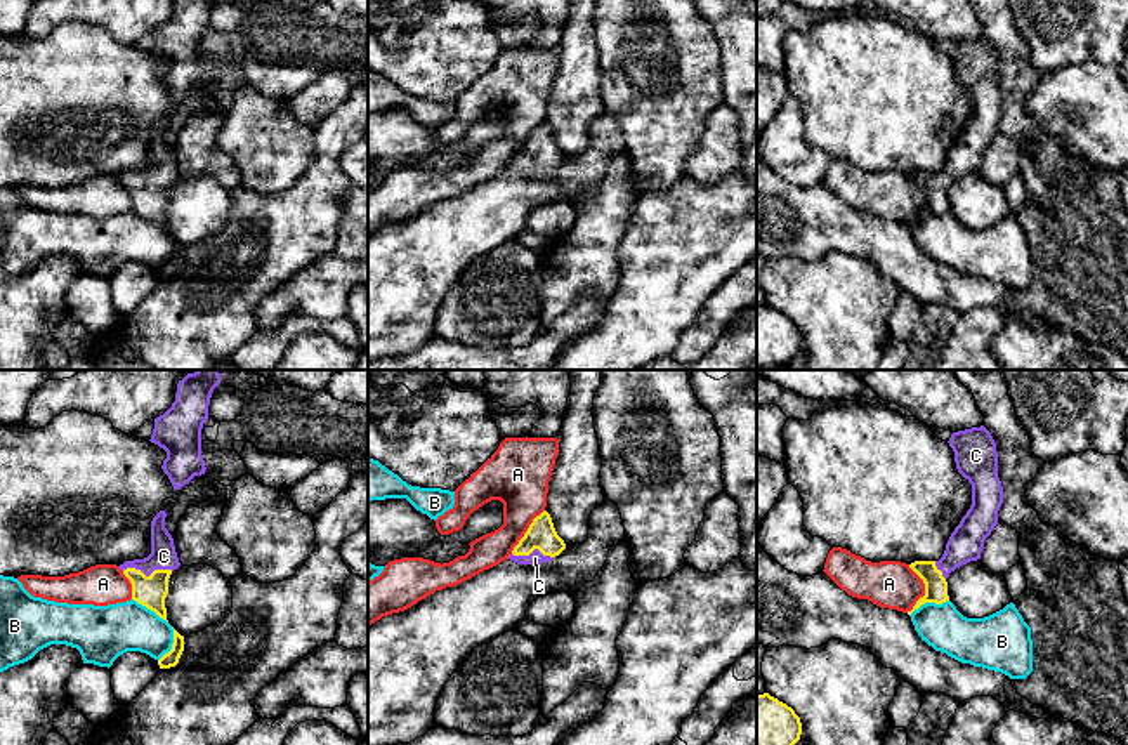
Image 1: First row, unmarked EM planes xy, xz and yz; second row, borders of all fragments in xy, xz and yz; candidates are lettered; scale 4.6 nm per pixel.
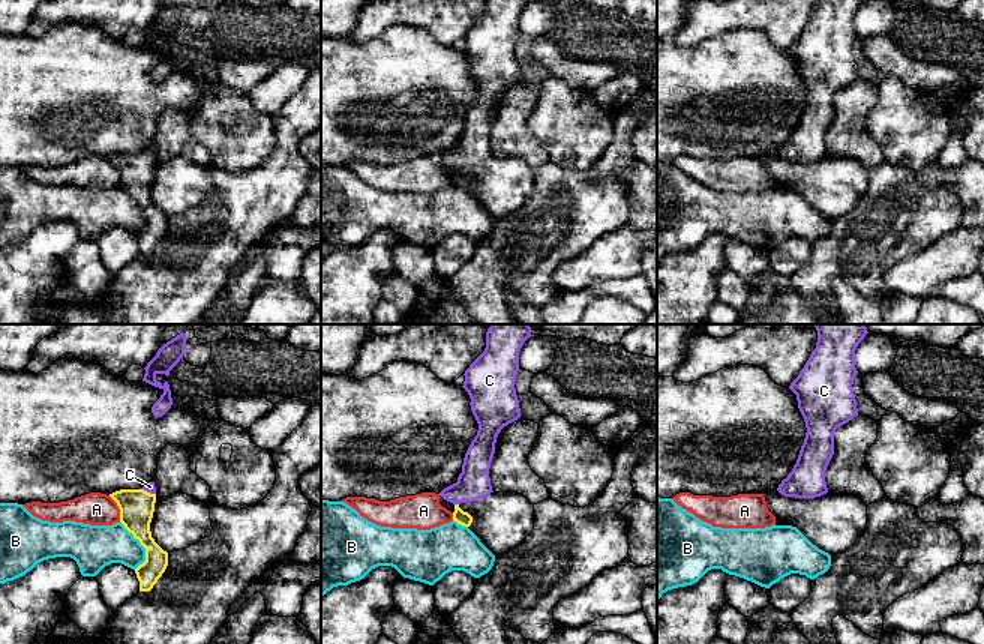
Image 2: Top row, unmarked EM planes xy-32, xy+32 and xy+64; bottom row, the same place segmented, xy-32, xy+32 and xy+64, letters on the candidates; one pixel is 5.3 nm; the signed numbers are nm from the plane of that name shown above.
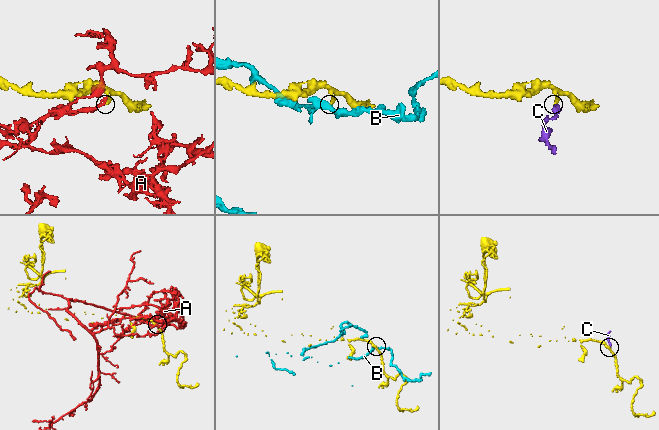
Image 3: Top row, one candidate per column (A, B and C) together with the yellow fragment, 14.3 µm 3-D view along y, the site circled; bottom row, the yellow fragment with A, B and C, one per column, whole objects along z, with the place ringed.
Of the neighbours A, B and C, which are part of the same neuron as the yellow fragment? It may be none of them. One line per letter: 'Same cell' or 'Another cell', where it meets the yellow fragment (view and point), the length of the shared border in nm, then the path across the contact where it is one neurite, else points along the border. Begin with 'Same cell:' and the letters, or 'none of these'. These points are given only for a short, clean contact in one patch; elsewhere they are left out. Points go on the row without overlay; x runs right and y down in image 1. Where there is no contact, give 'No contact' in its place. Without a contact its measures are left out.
Same cell: C
A: Another cell. Touches yellow at yz (925, 200). Shared border 220 nm
B: Another cell. Touches yellow at yz (929, 212). Shared border 200 nm. Boundary: yz (948, 210), (922, 214), (910, 226)
C: Same cell. Touches yellow at xy (150, 186). Shared border 240 nm. Path across: xy (150, 202), (150, 186), (163, 167)

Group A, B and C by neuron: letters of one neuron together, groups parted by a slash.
A / B / C

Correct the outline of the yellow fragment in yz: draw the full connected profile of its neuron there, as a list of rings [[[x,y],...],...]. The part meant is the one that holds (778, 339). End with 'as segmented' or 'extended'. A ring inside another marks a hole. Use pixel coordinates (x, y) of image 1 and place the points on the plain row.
[[[769,304],[757,306],[757,370],[788,365],[800,346],[802,333],[791,318]]]; as segmented

